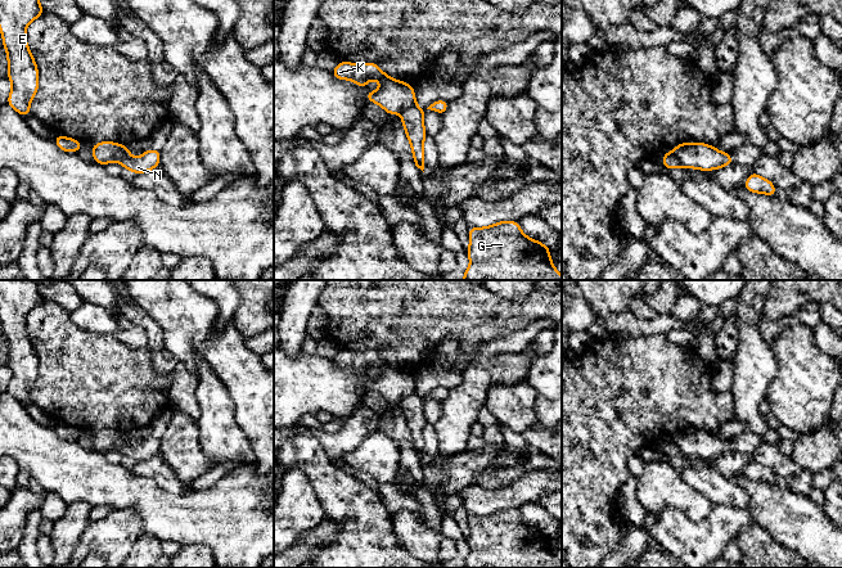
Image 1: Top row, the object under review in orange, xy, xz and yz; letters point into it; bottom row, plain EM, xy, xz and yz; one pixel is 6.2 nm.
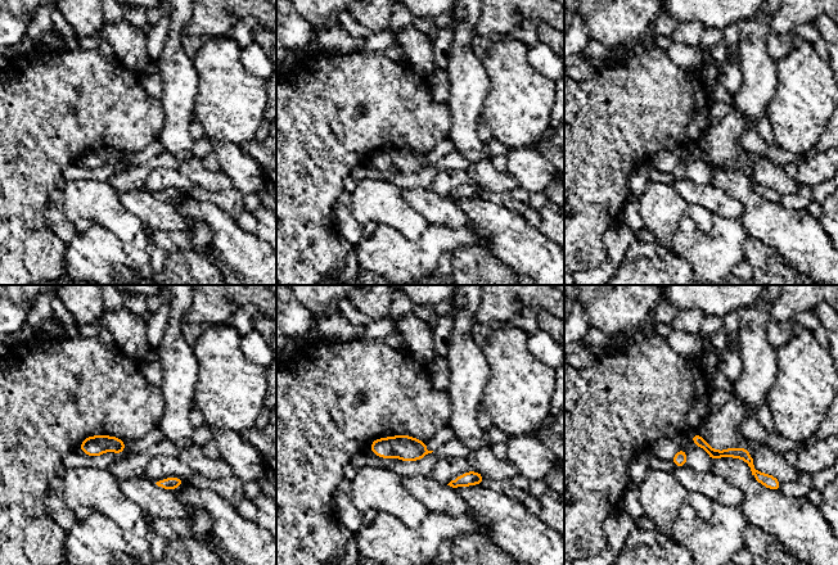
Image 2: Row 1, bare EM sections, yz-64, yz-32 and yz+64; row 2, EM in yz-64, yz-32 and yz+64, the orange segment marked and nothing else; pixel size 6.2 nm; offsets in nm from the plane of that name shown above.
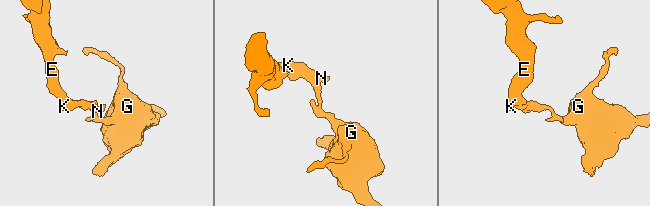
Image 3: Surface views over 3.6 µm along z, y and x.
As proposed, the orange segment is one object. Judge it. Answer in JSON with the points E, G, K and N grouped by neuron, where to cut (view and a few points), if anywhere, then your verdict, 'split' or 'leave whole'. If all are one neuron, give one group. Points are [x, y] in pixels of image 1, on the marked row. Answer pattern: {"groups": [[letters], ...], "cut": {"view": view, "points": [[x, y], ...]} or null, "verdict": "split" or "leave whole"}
{"groups": [["E", "K", "N"], ["G"]], "cut": {"view": "xz", "points": [[415, 104], [401, 112]]}, "verdict": "split"}

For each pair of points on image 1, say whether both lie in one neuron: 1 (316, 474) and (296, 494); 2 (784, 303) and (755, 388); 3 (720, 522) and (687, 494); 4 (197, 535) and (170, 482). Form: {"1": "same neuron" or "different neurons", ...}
{"1": "different neurons", "2": "different neurons", "3": "different neurons", "4": "different neurons"}

